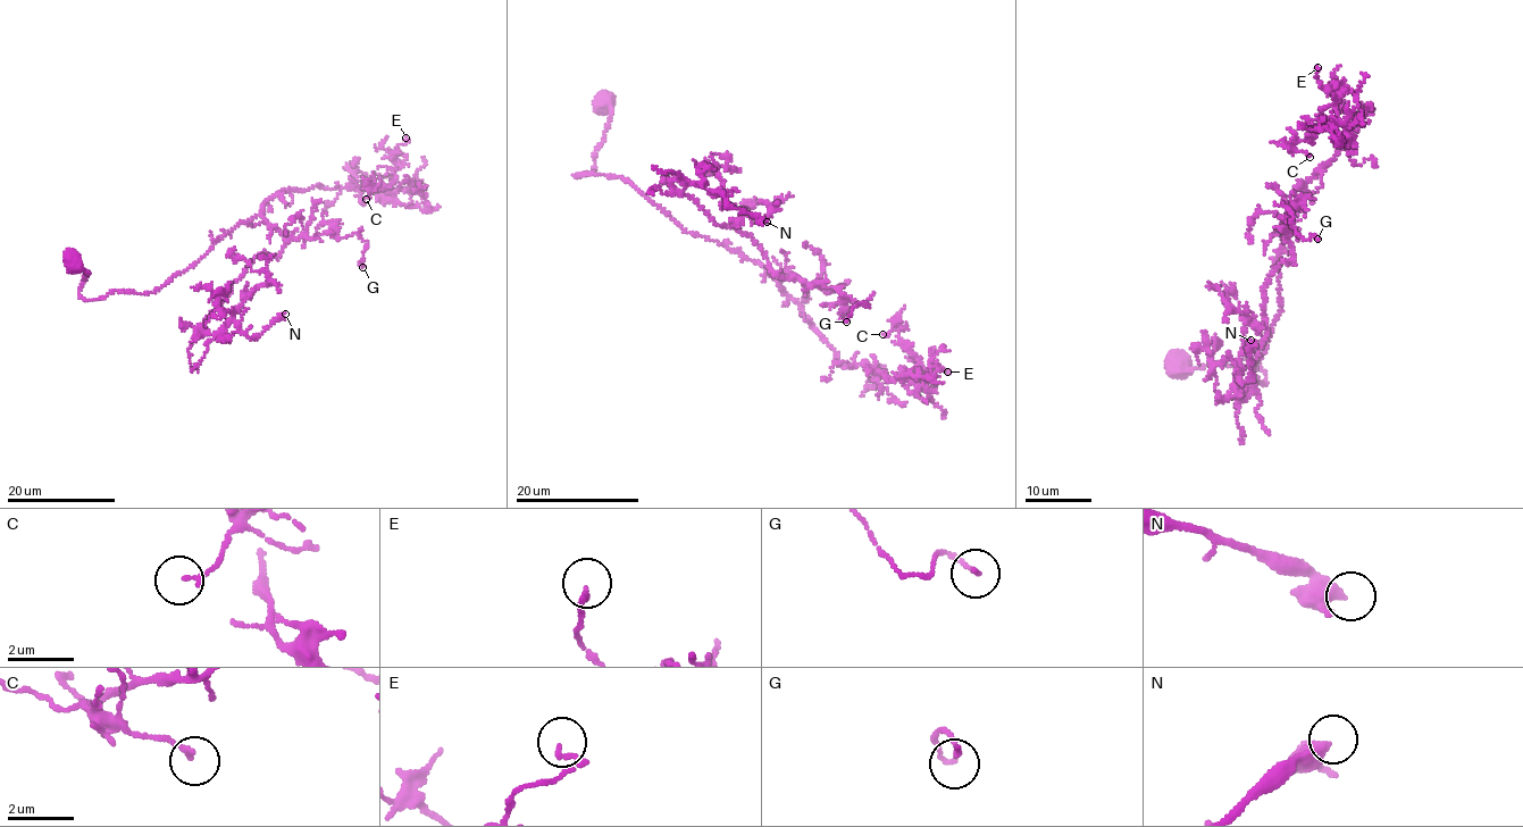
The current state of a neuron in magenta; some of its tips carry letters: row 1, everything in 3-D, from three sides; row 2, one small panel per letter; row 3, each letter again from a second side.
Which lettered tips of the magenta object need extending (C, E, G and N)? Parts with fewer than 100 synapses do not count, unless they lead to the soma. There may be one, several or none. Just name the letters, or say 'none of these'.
none of these

